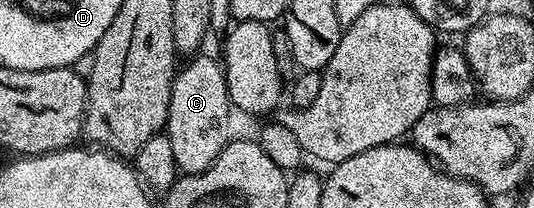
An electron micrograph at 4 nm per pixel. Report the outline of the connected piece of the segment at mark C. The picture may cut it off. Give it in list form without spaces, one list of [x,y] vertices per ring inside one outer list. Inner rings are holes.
[[[204,54],[189,58],[189,62],[177,70],[171,85],[170,108],[167,110],[167,125],[164,130],[174,148],[176,170],[186,175],[197,175],[210,169],[231,136],[232,106],[228,102],[223,66]]]

